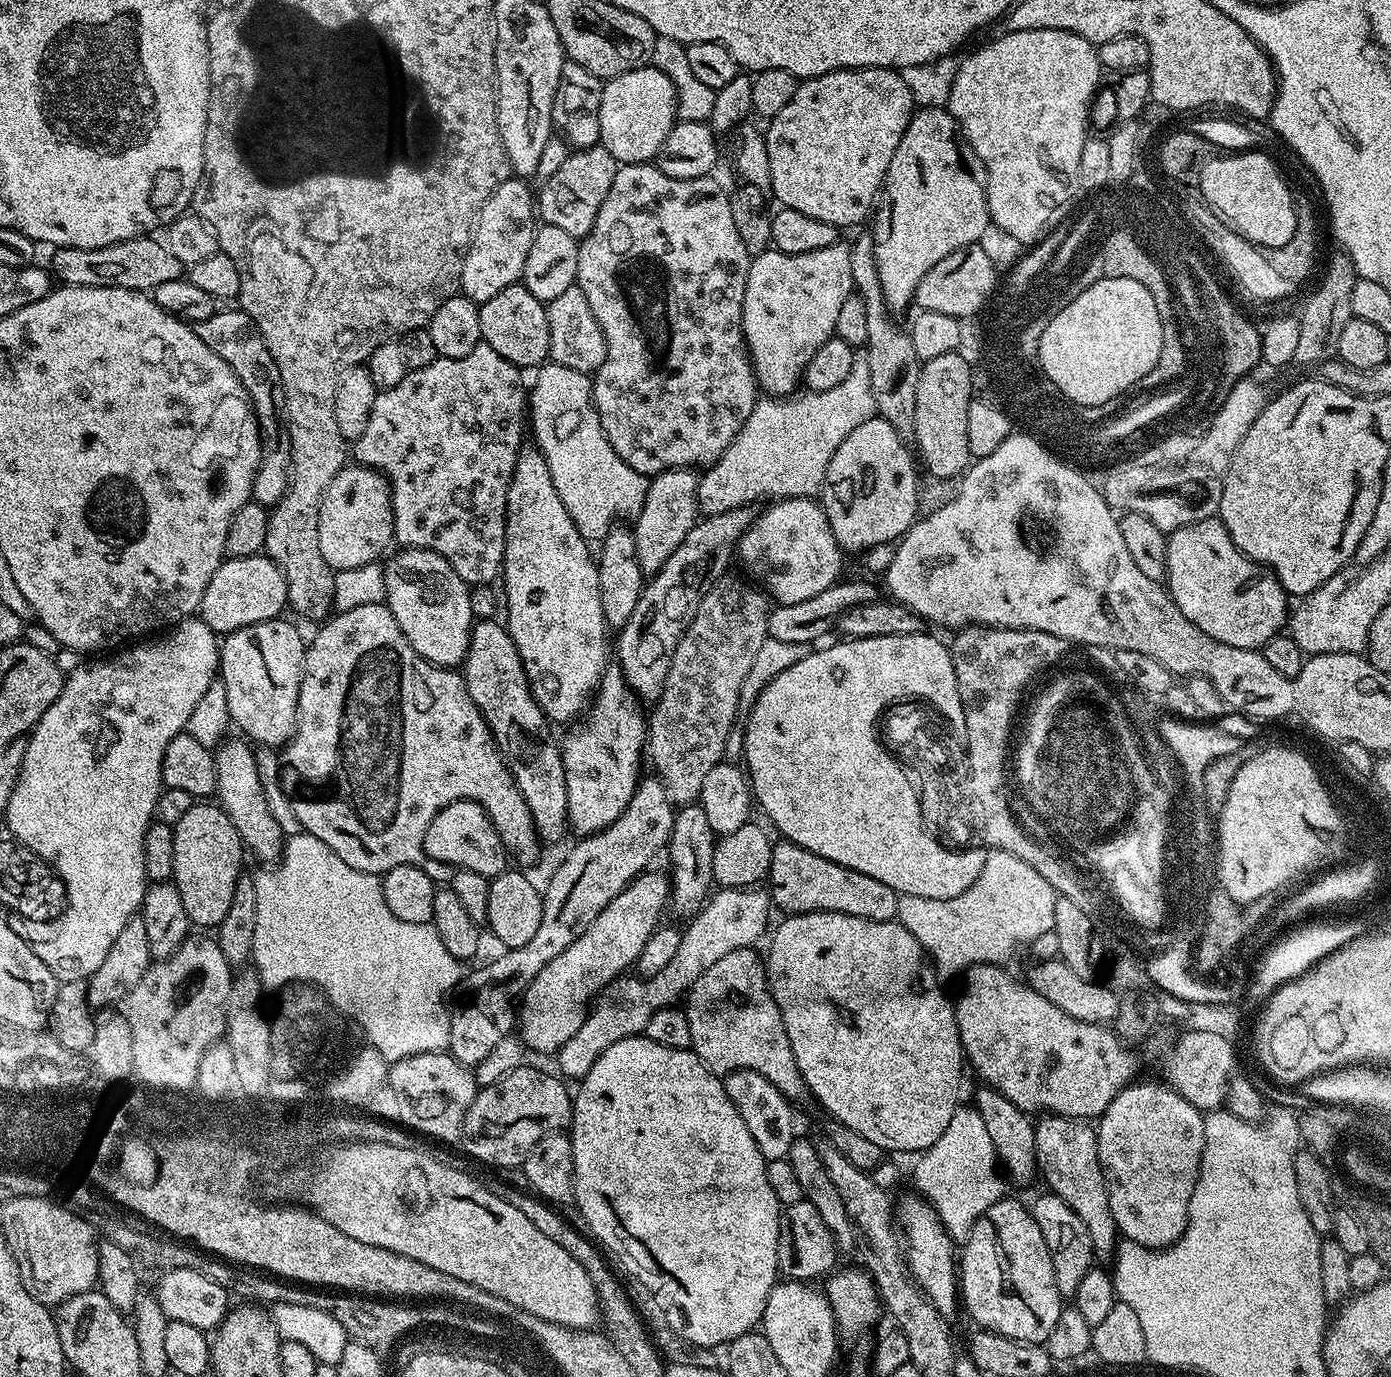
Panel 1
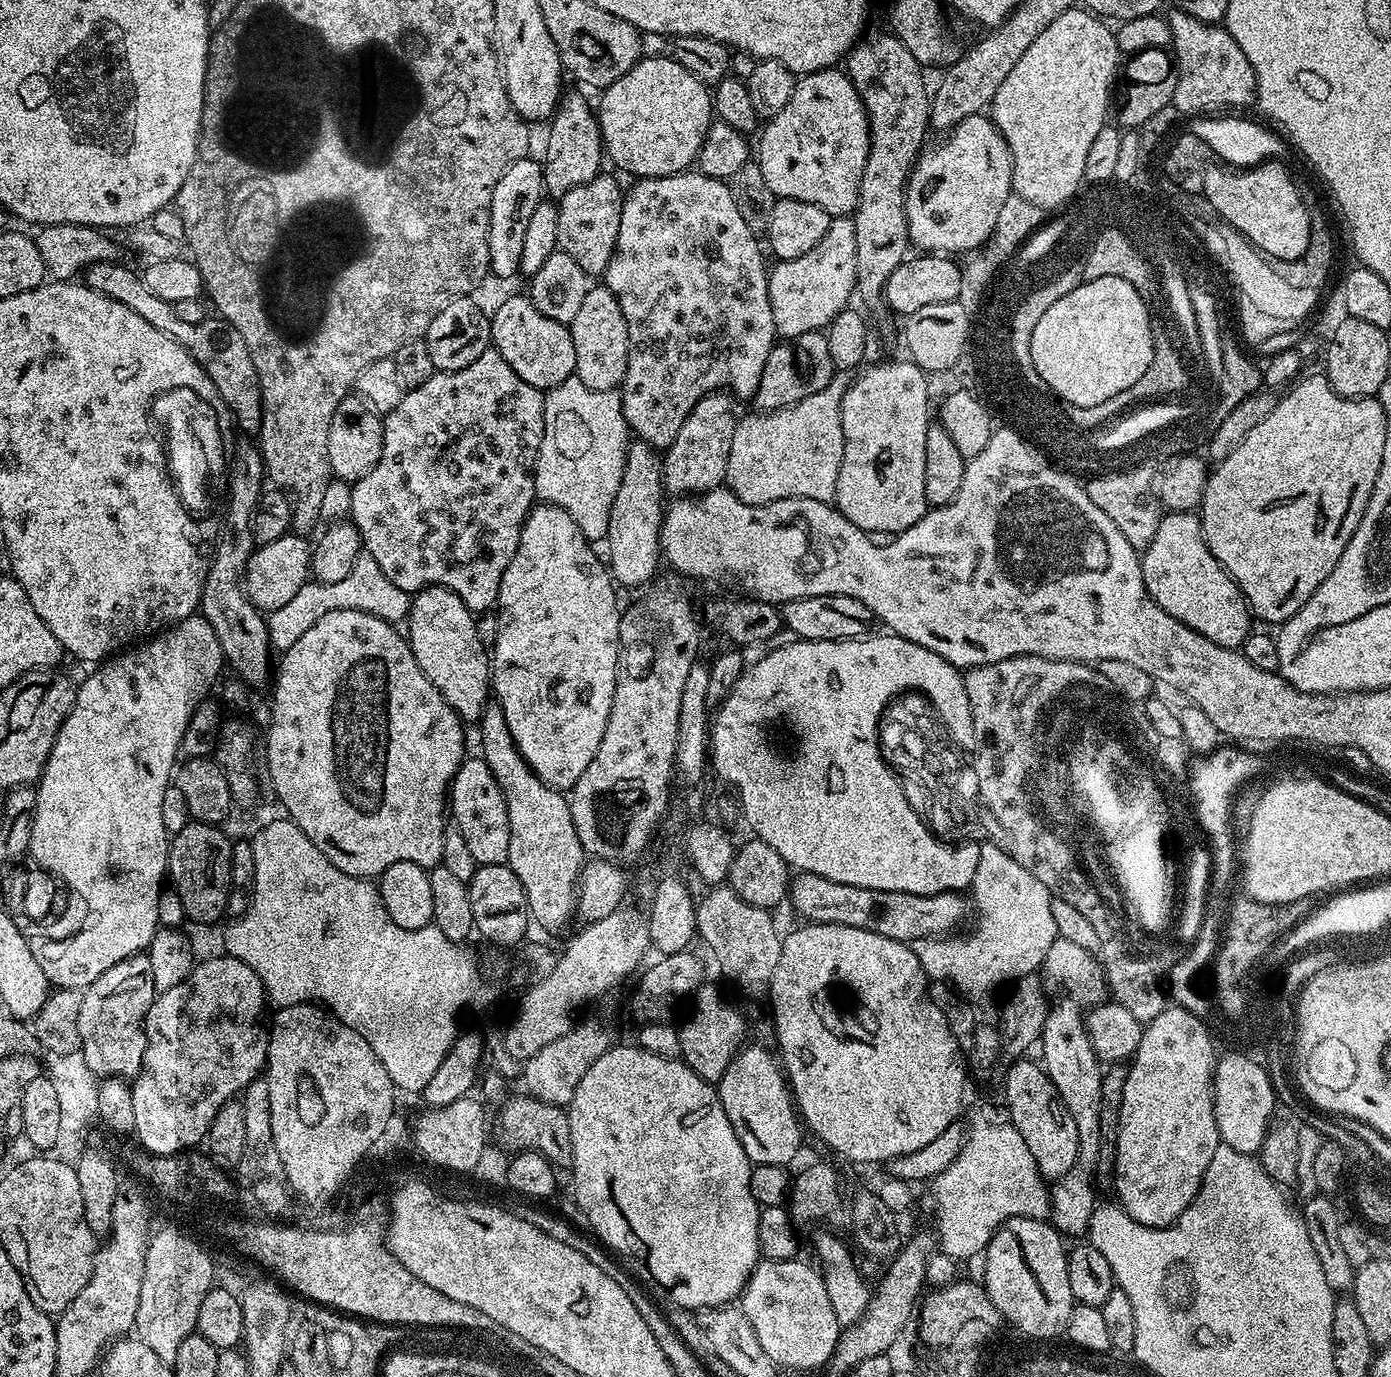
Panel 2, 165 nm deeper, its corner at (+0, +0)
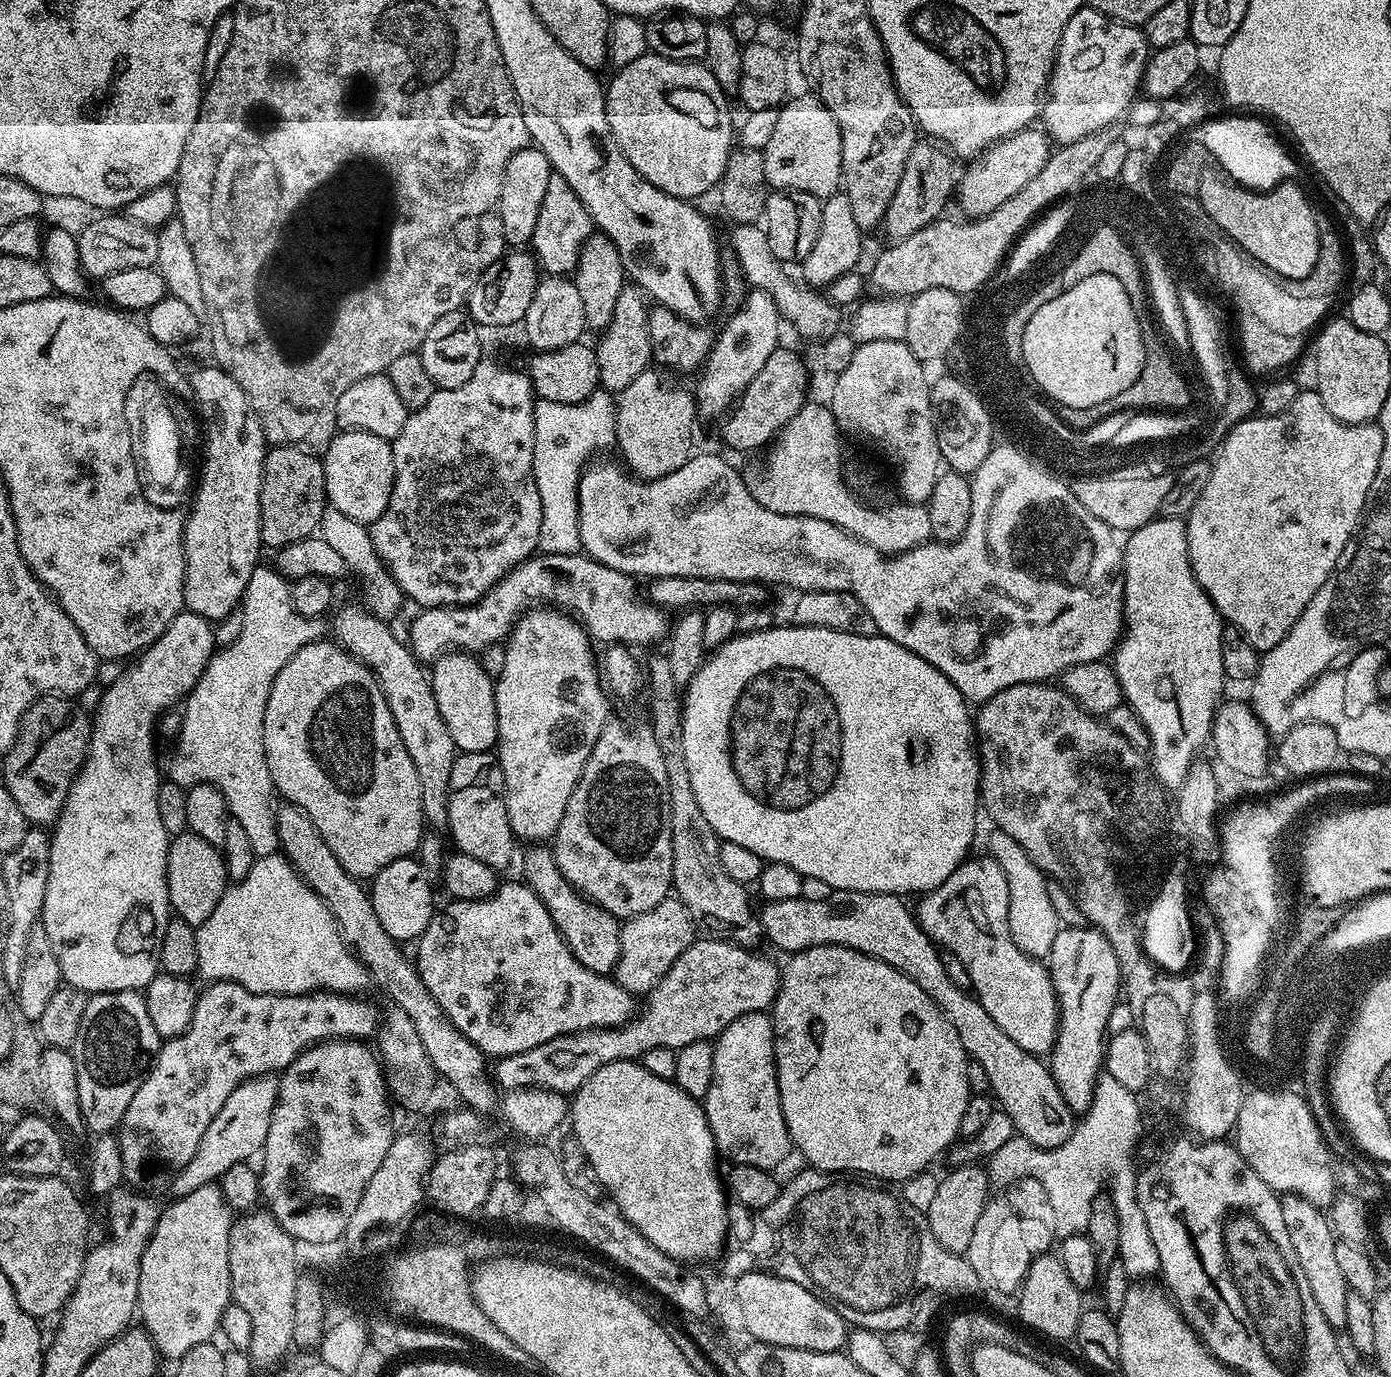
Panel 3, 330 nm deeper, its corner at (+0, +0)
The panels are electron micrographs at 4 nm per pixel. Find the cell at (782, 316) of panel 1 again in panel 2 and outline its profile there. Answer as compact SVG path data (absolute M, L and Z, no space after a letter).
M851 215L837 216L826 230L826 238L814 246L802 258L776 260L768 274L768 293L770 310L774 310L774 326L781 337L791 338L807 332L827 329L828 324L839 312L849 307L851 296L856 292L856 255L854 254L854 219Z

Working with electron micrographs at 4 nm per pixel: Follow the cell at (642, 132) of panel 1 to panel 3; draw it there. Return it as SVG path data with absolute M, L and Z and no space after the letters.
M645 54L634 62L623 65L612 81L607 81L604 93L606 118L610 122L612 137L618 142L622 154L658 190L680 200L695 201L715 189L723 178L727 160L734 149L734 124L729 97L718 86L714 74L700 62L671 60Z

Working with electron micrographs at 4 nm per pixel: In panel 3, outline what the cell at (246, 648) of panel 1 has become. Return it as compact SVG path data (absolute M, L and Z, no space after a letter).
M219 366L211 367L212 368L200 368L196 373L191 373L190 376L192 382L192 400L194 401L194 405L196 404L197 410L200 411L201 418L208 423L204 428L204 436L208 441L204 444L204 465L200 468L200 485L198 485L198 483L195 485L194 495L190 500L192 509L187 509L186 519L184 521L184 607L187 611L198 614L203 620L217 622L216 620L226 619L232 611L232 615L237 611L238 605L244 598L246 582L250 582L250 574L254 574L254 570L261 563L260 499L262 498L262 482L264 481L266 441L264 439L264 431L260 425L260 420L254 414L254 410L250 406L250 402L242 390L242 386L238 386L238 382L234 382L234 378L230 378L230 374L223 372Z

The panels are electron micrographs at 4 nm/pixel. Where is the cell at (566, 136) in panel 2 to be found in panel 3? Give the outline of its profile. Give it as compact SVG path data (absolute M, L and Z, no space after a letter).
M555 174L546 182L546 194L542 198L542 210L538 210L538 226L530 241L537 264L549 276L568 276L575 273L582 246L594 235L594 225L582 198L574 194L570 182Z

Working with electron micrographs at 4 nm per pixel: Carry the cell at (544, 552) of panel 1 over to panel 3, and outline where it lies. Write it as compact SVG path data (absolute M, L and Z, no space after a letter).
M552 606L529 607L524 615L517 620L516 625L512 627L512 632L504 644L506 663L502 666L502 674L495 677L494 680L496 713L498 714L498 738L496 739L497 745L494 752L502 766L504 797L508 807L512 835L516 837L517 841L524 842L528 838L536 838L538 840L535 841L548 842L555 837L558 830L558 822L562 822L562 814L566 810L566 802L570 802L570 794L574 794L574 786L586 766L586 758L590 758L590 750L594 746L594 742L598 742L605 724L610 719L610 713L608 713L610 696L602 683L598 667L598 656L597 653L596 656L592 653L592 647L594 647L594 641L584 628L584 625L571 615L565 614Z

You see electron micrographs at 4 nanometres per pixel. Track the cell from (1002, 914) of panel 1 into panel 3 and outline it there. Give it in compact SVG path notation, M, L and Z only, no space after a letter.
M992 830L988 836L988 848L992 859L998 862L998 866L1002 866L1010 886L1010 934L1014 942L1027 956L1047 958L1054 946L1054 938L1062 927L1054 914L1054 905L1050 903L1048 880L1040 868L1034 866L1026 850L1022 850L1022 846L1010 838L1010 834Z

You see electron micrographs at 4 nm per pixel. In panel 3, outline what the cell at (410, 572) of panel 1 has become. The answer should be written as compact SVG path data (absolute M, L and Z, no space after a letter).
M445 652L431 665L430 679L438 714L454 738L460 752L492 752L498 738L498 714L493 677L482 670L479 659L470 652Z

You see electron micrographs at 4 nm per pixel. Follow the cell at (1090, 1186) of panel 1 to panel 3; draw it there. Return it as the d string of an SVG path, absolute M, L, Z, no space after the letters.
M835 890L827 893L821 900L787 900L786 902L768 902L759 909L758 915L760 924L763 928L763 935L776 948L781 948L784 954L801 952L814 946L826 946L827 944L841 944L850 950L858 950L867 956L878 958L894 970L906 974L910 982L922 986L926 994L946 1014L946 1018L958 1030L958 1038L962 1042L964 1051L971 1059L978 1061L982 1070L986 1070L986 1078L990 1078L990 1092L998 1105L999 1111L1006 1113L1010 1122L1014 1122L1017 1133L1026 1137L1035 1148L1057 1148L1070 1138L1070 1134L1076 1128L1077 1117L1066 1106L1066 1098L1062 1098L1060 1088L1056 1085L1056 1079L1052 1076L1051 1067L1041 1057L1031 1056L1010 1034L1002 1034L998 1022L986 1014L986 1010L976 999L975 995L970 994L967 987L955 985L950 980L946 969L942 964L941 949L933 944L932 940L922 929L920 923L916 921L913 909L907 908L903 904L899 895L891 892L837 892Z

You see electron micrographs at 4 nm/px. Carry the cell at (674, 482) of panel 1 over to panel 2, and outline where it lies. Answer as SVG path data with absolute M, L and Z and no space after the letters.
M727 391L711 392L703 396L694 410L682 422L678 438L669 444L662 456L664 487L672 494L703 494L719 488L726 481L726 462L730 462L730 442L734 442L734 430L738 419L732 413L734 400Z

